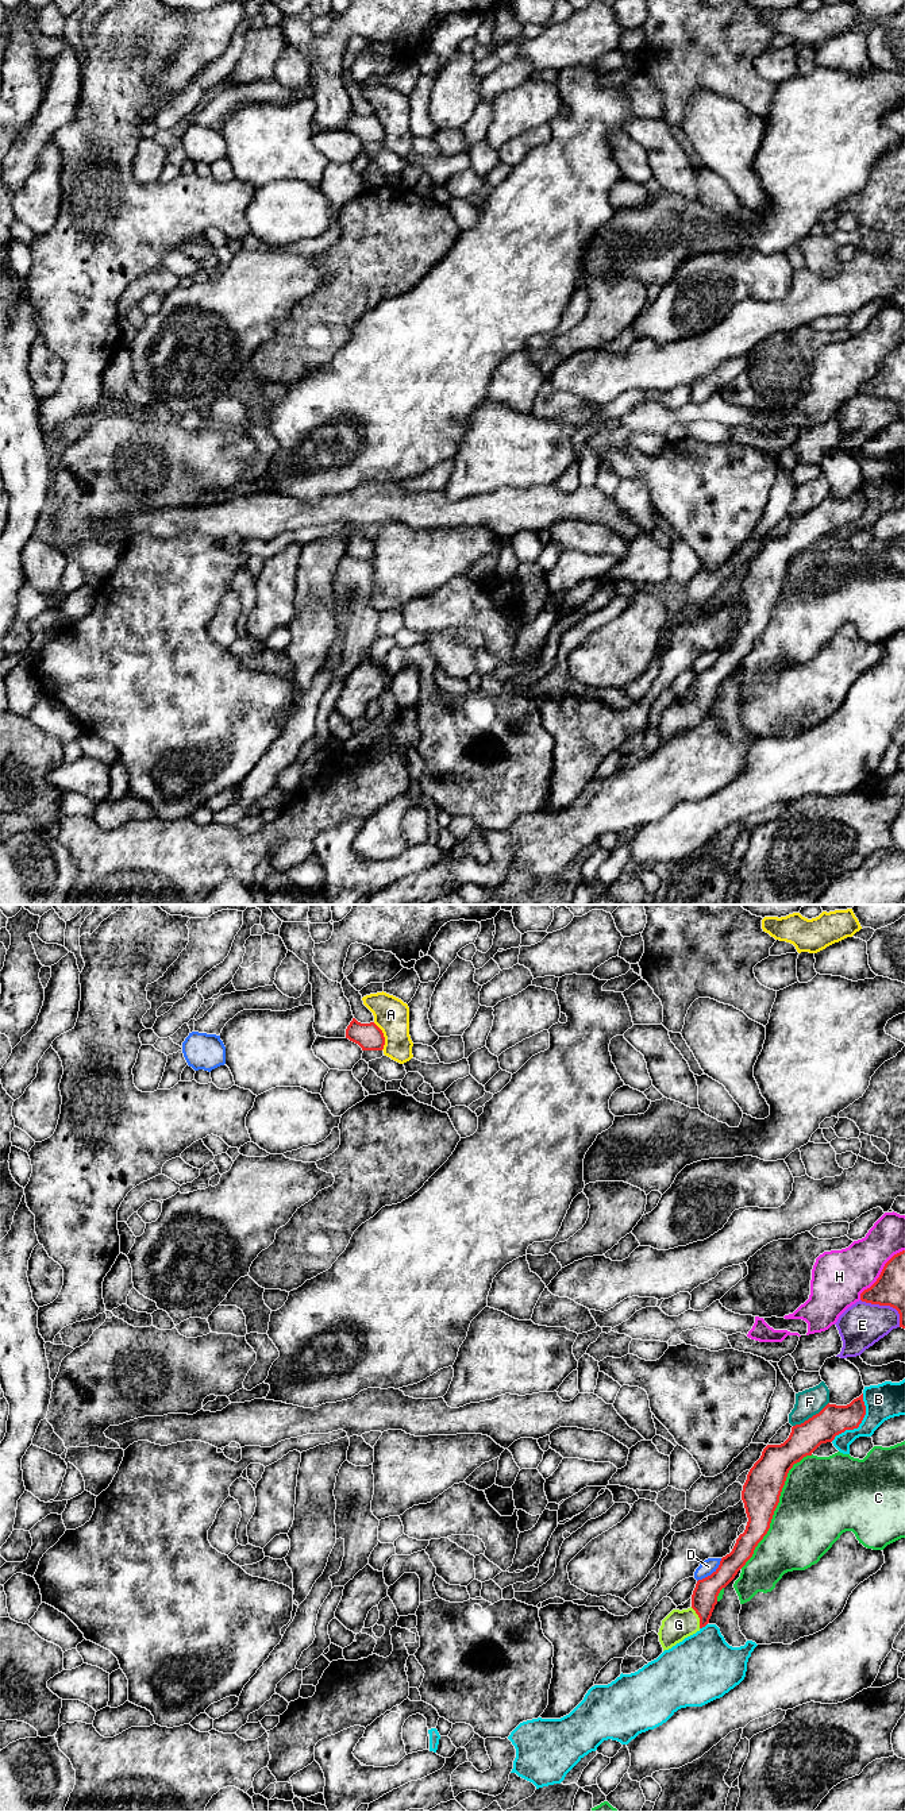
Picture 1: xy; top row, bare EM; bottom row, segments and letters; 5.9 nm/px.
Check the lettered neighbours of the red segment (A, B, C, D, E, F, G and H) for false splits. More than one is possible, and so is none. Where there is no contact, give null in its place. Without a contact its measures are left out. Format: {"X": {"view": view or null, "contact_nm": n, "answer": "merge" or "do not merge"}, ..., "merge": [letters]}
{"A": {"view": "xy", "contact_nm": 180, "answer": "do not merge"}, "B": {"view": "xy", "contact_nm": 340, "answer": "do not merge"}, "C": {"view": "xy", "contact_nm": 800, "answer": "do not merge"}, "D": {"view": "xy", "contact_nm": 200, "answer": "do not merge"}, "E": {"view": "xy", "contact_nm": 280, "answer": "do not merge"}, "F": {"view": "xy", "contact_nm": 260, "answer": "do not merge"}, "G": {"view": "xy", "contact_nm": 140, "answer": "merge"}, "H": {"view": "xy", "contact_nm": 400, "answer": "do not merge"}, "merge": ["G"]}

